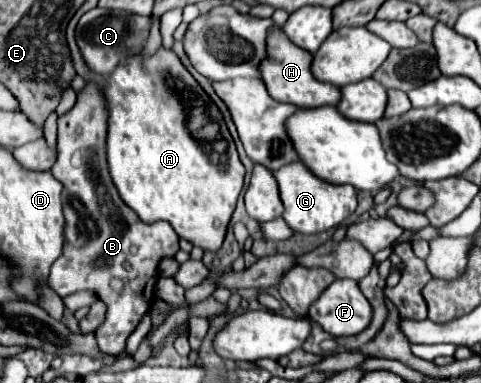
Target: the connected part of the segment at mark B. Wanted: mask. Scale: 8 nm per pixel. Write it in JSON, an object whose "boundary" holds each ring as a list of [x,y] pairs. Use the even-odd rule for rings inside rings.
{"boundary":[[[86,84],[86,88],[78,94],[74,108],[66,116],[58,118],[58,160],[52,166],[52,174],[64,184],[62,206],[66,218],[66,244],[62,256],[50,268],[50,288],[62,298],[78,290],[92,290],[100,300],[104,300],[108,306],[106,320],[94,336],[104,354],[118,356],[124,352],[126,338],[134,332],[142,314],[150,308],[158,280],[158,262],[178,252],[178,234],[168,222],[142,222],[138,214],[132,212],[118,196],[106,166],[106,108],[102,108],[102,94],[94,84]],[[114,282],[120,282],[120,288],[116,288]]]}

